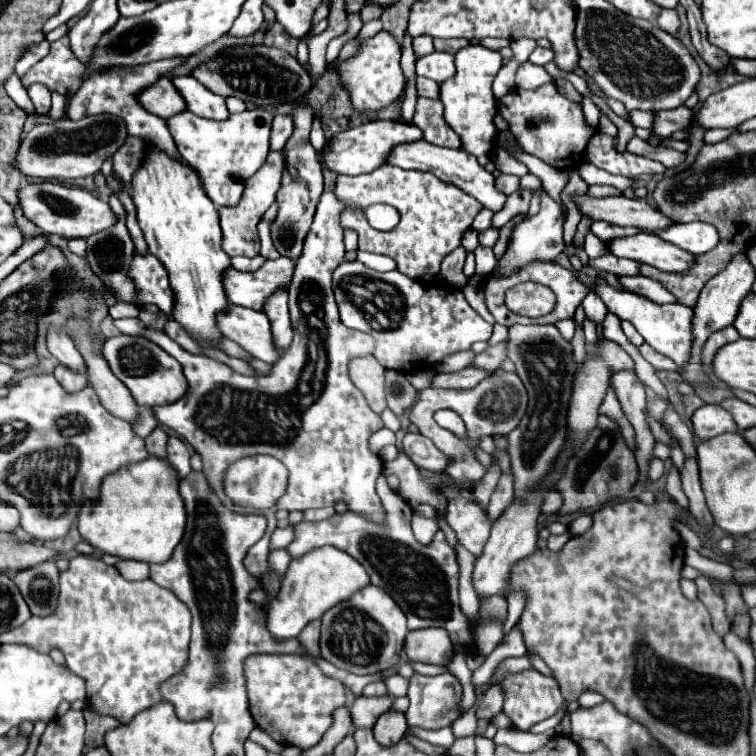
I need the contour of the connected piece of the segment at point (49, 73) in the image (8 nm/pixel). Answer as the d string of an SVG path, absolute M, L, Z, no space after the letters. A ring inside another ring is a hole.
M67 37L53 41L49 55L39 63L35 63L21 77L25 89L27 85L41 83L47 89L51 89L51 93L61 93L61 95L77 93L83 81L85 81L85 67L77 61L73 51L69 49Z

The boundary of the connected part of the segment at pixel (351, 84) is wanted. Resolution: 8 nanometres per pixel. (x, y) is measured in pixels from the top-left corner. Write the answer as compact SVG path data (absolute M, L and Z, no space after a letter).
M379 31L375 37L363 41L351 59L335 59L327 67L337 71L341 85L349 93L353 109L357 113L365 113L365 111L381 111L401 97L405 89L405 77L399 59L401 47L397 39L389 31Z

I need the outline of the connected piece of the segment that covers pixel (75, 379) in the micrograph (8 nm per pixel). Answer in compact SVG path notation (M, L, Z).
M59 365L59 367L55 369L55 379L59 381L59 385L61 385L67 393L77 393L77 391L81 391L81 389L87 385L87 379L85 379L83 375L73 373L73 371L69 371L69 369L63 367L63 365Z

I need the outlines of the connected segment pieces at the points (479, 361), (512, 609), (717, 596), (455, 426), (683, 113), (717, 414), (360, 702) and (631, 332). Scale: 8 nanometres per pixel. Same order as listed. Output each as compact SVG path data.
M497 343L493 347L487 347L483 353L479 353L475 357L475 367L481 367L481 369L487 369L487 371L497 371L503 361L507 359L507 349L505 349L505 343Z
M513 591L507 598L508 616L503 623L503 635L507 637L511 633L512 628L517 623L523 609L525 608L526 595L522 591Z
M699 575L695 579L697 587L699 587L699 601L707 607L707 611L711 613L711 621L713 621L713 627L719 635L725 635L729 631L729 621L727 621L727 615L725 615L725 601L721 597L721 593L715 591L713 583Z
M441 409L441 411L435 413L435 421L437 421L443 429L451 431L455 437L459 437L459 439L467 439L465 423L461 421L461 417L459 417L455 411L451 411L451 409Z
M685 105L671 109L671 111L659 111L659 113L655 113L653 133L661 135L661 137L669 137L675 131L685 131L685 125L689 125L691 119L693 119L693 111Z
M703 405L693 417L693 431L701 439L713 439L721 433L737 433L737 423L721 405Z
M385 695L385 697L371 697L371 699L355 699L351 705L351 719L355 727L373 727L377 717L385 711L391 709L395 697Z
M621 321L621 325L623 325L623 331L625 331L625 335L627 335L627 339L635 345L635 347L641 347L645 341L643 341L643 337L637 333L637 329L633 329L633 325L629 323L629 321Z

